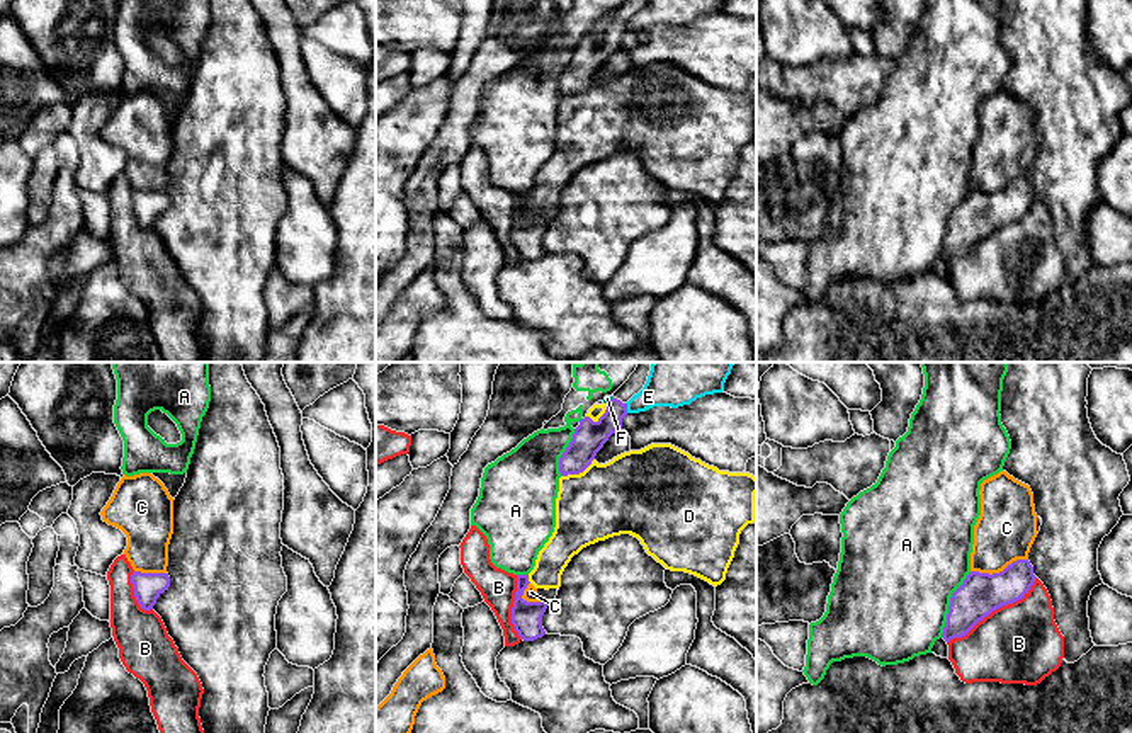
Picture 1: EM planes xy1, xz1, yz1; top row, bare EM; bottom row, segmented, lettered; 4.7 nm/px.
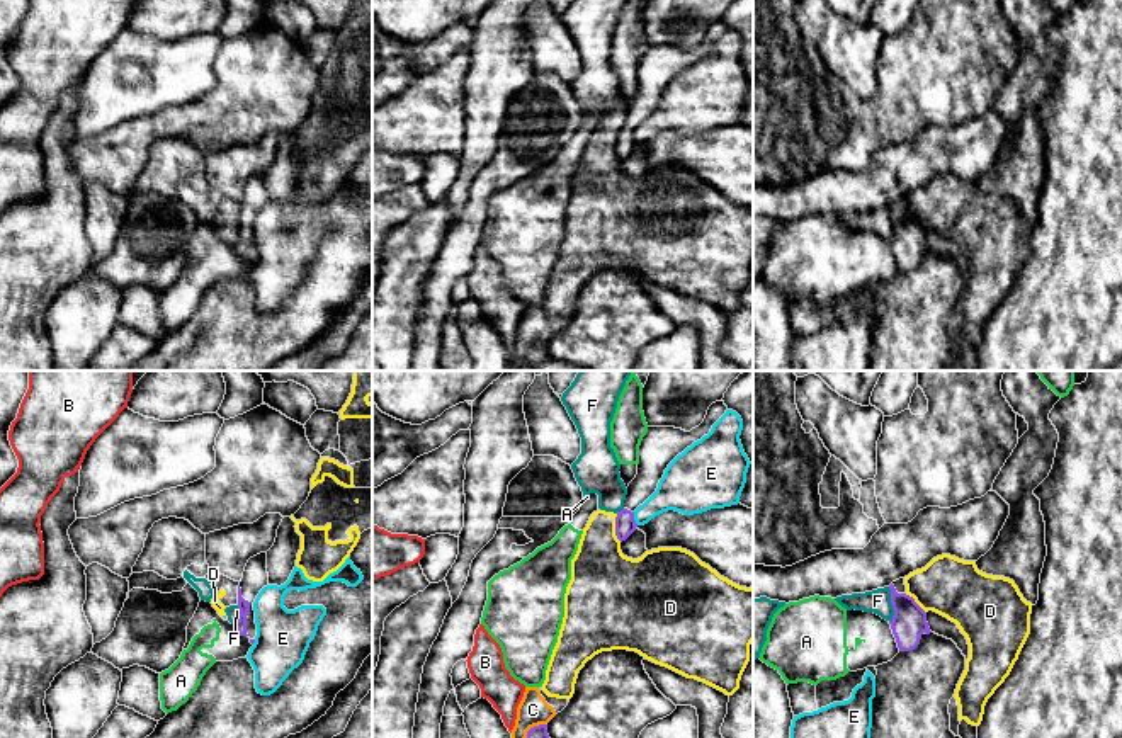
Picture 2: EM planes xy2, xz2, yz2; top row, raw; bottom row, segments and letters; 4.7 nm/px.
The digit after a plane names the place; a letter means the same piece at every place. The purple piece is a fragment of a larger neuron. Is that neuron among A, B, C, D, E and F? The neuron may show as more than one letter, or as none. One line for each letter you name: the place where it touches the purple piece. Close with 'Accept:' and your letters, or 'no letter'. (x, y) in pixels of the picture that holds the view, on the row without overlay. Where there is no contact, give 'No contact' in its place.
Accept: no letter

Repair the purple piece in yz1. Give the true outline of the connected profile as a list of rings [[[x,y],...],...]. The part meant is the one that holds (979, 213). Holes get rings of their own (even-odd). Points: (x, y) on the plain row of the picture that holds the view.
[[[1016,179],[993,194],[971,190],[950,216],[942,257],[948,262],[965,255],[993,230],[1023,218],[1035,197],[1028,179]]]

